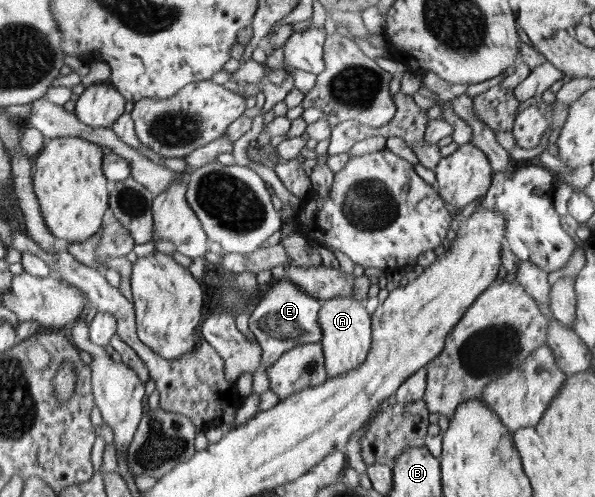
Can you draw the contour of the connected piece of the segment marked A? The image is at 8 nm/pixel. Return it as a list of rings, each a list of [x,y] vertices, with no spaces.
[[[334,297],[322,301],[318,312],[318,323],[322,330],[321,346],[325,357],[326,375],[329,378],[352,371],[365,362],[372,347],[371,315],[364,303],[351,297]]]

